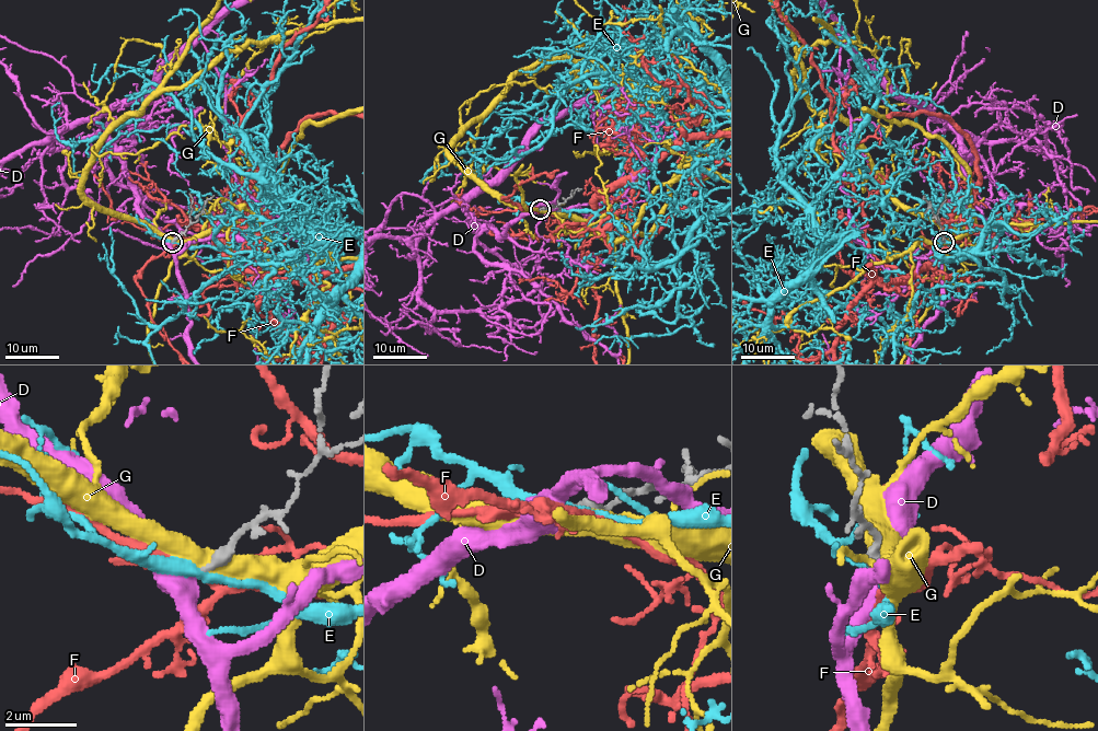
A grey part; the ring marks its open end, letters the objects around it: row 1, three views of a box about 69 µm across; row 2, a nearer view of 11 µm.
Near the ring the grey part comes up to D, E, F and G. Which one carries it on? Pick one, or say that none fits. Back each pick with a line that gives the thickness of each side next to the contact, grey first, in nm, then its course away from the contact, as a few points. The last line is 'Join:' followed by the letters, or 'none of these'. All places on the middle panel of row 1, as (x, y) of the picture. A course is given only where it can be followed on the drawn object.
D: 260 nm thick on the grey side, 460 nm on the other
Join: D

